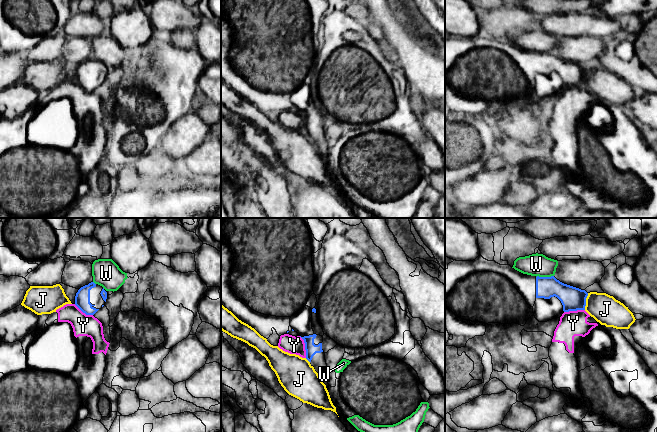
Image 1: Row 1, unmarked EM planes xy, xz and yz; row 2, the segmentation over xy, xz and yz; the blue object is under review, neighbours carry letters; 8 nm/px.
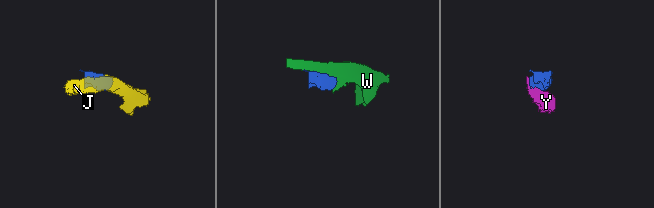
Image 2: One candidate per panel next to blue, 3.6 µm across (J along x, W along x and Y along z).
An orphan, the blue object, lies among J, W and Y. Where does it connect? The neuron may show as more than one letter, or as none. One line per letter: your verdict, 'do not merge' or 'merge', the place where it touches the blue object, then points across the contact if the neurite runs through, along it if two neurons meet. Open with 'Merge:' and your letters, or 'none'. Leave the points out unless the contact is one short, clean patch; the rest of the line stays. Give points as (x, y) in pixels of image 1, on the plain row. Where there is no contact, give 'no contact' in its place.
Merge: none
J: do not merge; meets blue in yz at (585, 77); border along yz (588, 69), (584, 85)
W: do not merge; meets blue in yz at (544, 53)
Y: do not merge; meets blue in xz at (305, 123); border along xz (299, 112), (303, 116), (306, 133)

